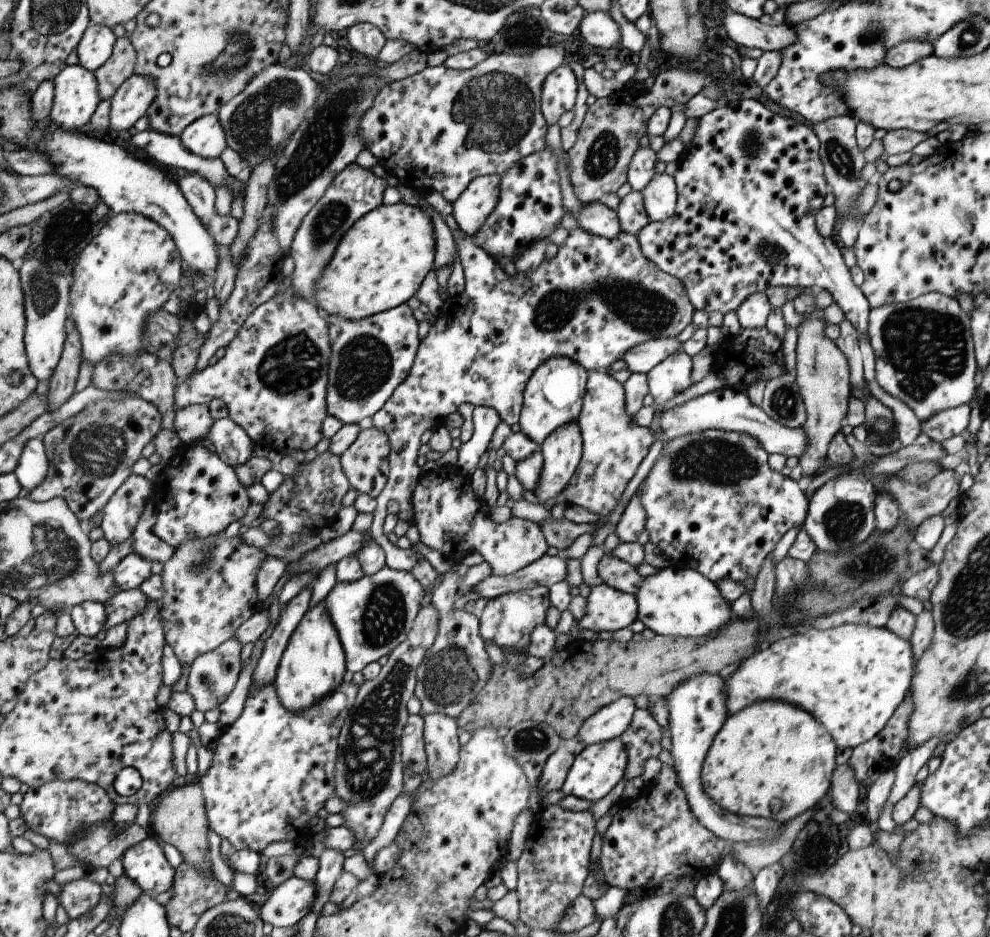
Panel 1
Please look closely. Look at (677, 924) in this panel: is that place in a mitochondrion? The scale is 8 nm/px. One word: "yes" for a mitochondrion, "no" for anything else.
yes

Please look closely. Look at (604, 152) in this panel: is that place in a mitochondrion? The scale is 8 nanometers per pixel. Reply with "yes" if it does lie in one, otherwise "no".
yes

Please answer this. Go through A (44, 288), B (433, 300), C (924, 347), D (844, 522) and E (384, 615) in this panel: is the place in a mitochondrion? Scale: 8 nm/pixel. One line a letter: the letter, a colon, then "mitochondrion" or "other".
A: mitochondrion
B: other
C: mitochondrion
D: mitochondrion
E: mitochondrion

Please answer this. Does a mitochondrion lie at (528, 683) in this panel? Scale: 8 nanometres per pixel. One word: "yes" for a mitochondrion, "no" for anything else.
no

